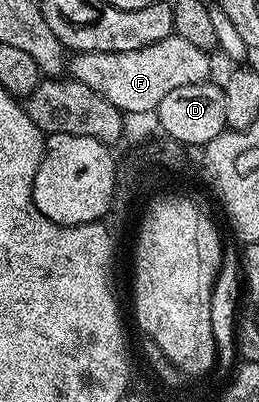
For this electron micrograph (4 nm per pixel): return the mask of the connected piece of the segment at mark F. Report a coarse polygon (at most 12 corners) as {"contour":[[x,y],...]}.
{"contour":[[174,33],[127,53],[83,51],[72,78],[118,111],[157,110],[210,78],[206,52]]}

